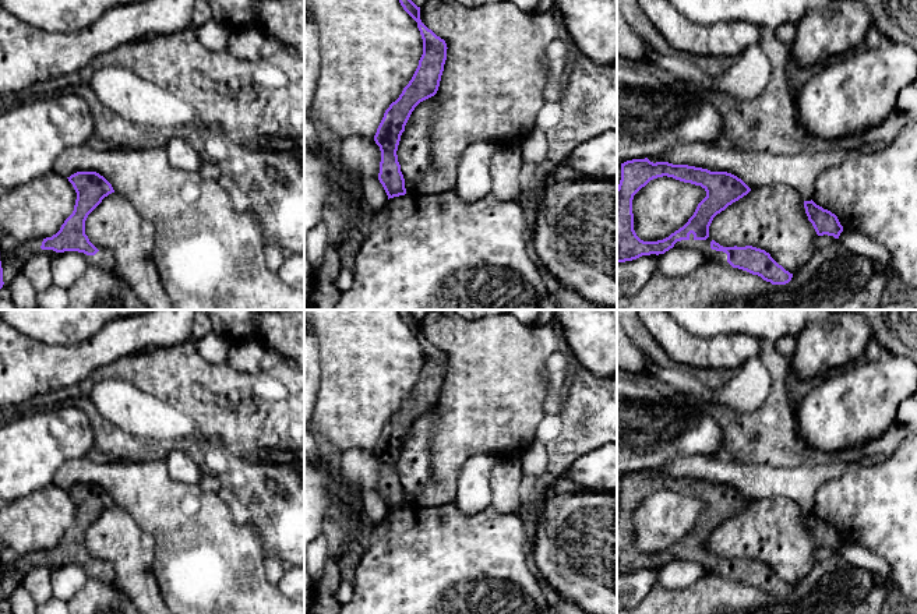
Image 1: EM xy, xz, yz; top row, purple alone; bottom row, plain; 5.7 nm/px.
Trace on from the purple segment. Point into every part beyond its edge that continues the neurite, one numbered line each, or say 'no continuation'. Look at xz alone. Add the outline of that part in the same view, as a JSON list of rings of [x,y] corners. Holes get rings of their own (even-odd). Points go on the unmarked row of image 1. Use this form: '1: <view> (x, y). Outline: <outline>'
no continuation

